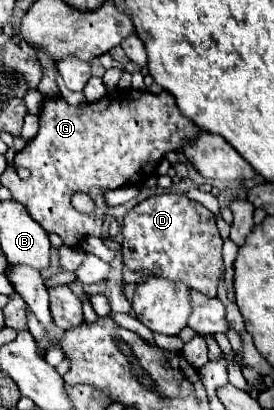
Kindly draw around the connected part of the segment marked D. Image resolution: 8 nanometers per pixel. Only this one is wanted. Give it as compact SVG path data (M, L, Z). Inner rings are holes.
M180 193L152 195L126 213L122 235L124 235L122 255L124 255L124 263L130 269L134 269L134 271L148 269L158 277L164 277L170 281L180 281L194 291L200 291L208 297L216 297L218 281L222 275L222 237L216 227L216 215L212 211L208 211L204 205L190 201L186 195L180 195Z

